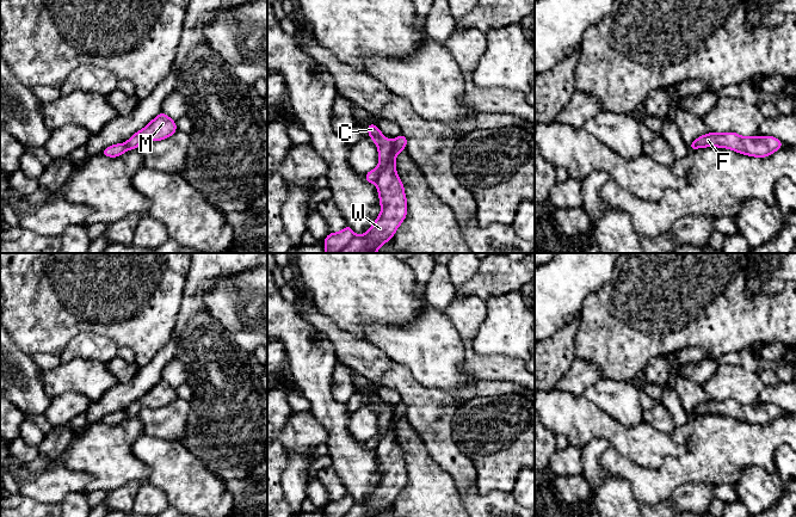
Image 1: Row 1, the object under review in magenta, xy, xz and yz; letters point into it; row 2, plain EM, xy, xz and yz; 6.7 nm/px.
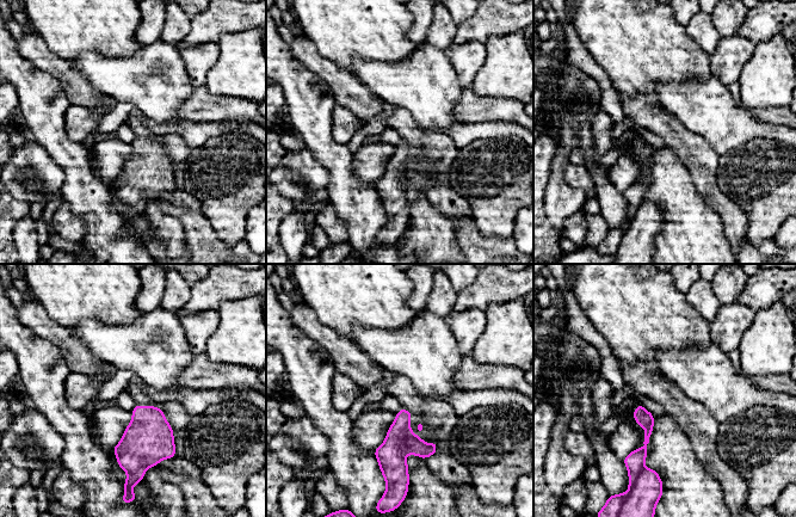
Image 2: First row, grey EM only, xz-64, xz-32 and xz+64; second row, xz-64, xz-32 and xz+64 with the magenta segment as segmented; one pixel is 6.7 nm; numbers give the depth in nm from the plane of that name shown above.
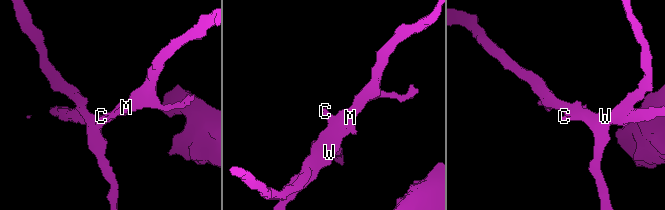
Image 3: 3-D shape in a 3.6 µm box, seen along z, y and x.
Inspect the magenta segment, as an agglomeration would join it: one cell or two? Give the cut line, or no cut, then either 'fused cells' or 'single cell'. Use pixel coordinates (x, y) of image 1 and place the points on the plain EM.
xz (394, 410), (387, 432), (376, 450) | fused cells

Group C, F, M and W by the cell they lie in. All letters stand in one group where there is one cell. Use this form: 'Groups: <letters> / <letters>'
Groups: C / F M W

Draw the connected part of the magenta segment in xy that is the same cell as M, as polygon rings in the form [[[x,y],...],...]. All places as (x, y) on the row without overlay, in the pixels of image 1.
[[[165,380],[159,381],[148,393],[134,401],[125,411],[128,417],[137,417],[144,408],[160,408],[177,399],[177,390]]]

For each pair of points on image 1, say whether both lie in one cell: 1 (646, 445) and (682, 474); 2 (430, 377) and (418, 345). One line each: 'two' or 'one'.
1: two
2: one

